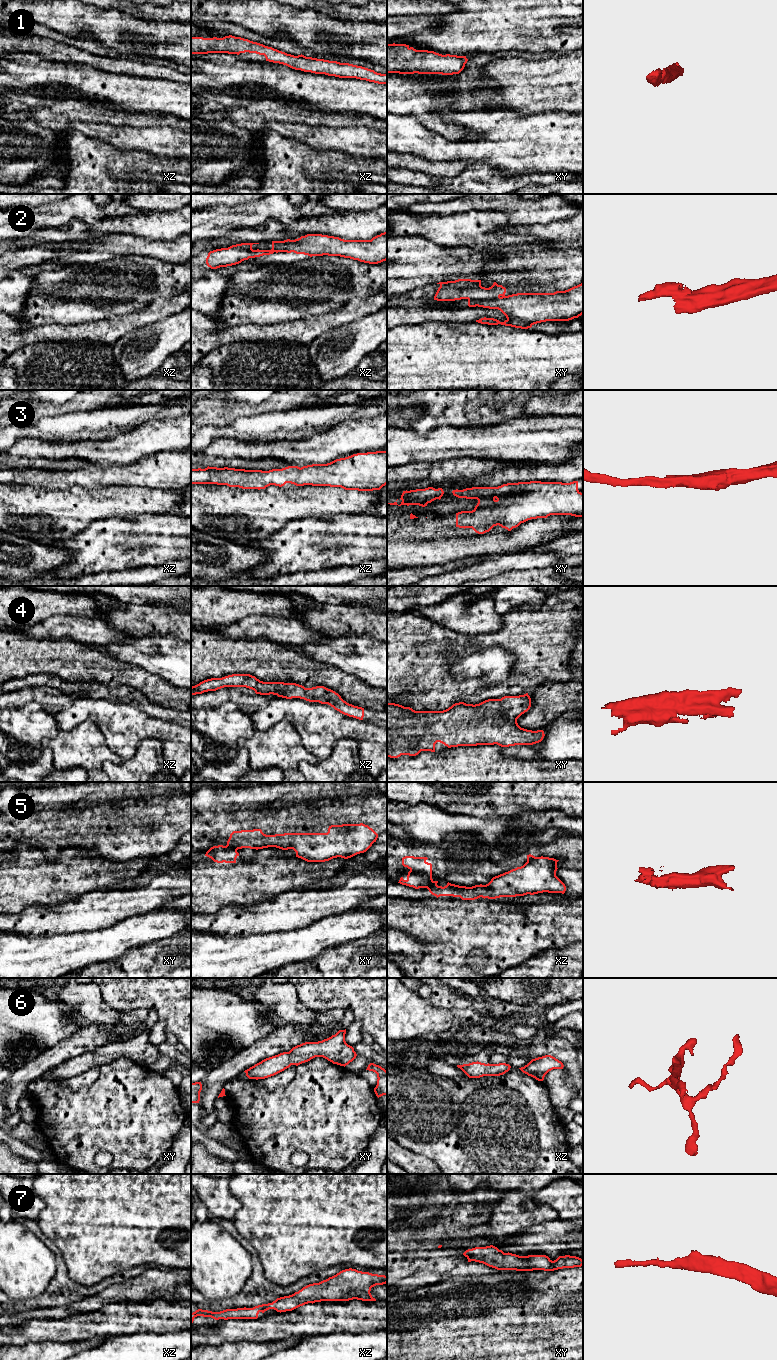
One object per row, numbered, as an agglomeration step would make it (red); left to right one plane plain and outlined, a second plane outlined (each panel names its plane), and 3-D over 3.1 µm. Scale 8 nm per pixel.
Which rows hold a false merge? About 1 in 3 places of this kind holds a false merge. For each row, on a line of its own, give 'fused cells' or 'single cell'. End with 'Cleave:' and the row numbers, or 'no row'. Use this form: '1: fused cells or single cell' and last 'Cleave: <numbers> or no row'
1: single cell
2: fused cells
3: single cell
4: single cell
5: fused cells
6: single cell
7: single cell
Cleave: 2, 5

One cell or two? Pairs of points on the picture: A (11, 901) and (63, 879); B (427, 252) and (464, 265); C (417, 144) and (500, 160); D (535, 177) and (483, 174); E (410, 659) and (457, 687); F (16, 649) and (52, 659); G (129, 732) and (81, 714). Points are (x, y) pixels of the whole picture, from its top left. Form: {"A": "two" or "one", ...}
{"A": "one", "B": "one", "C": "one", "D": "one", "E": "one", "F": "one", "G": "one"}

